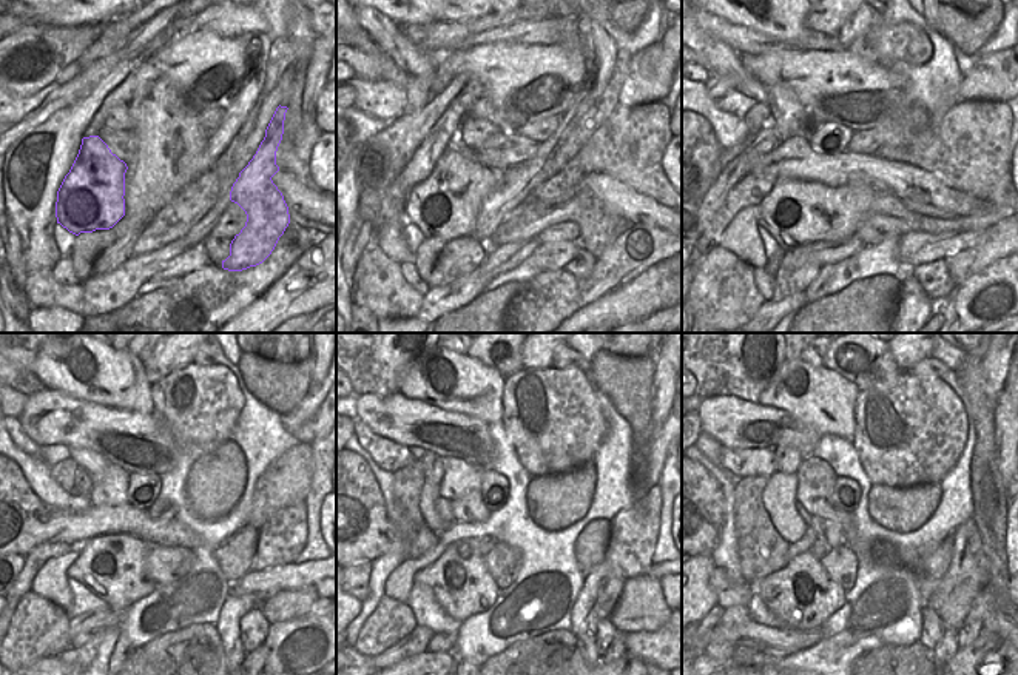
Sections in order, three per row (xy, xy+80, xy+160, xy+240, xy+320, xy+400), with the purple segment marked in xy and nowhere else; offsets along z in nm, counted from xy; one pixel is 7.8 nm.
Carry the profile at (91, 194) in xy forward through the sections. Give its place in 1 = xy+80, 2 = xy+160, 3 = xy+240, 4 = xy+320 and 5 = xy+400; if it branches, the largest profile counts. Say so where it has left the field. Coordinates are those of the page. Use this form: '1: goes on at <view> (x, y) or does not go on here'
1: goes on at xy+80 (446, 204)
2: goes on at xy+160 (796, 213)
3: goes on at xy+240 (113, 567)
4: goes on at xy+320 (460, 580)
5: goes on at xy+400 (802, 594)

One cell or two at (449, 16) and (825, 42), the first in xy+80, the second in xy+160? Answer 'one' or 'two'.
two

